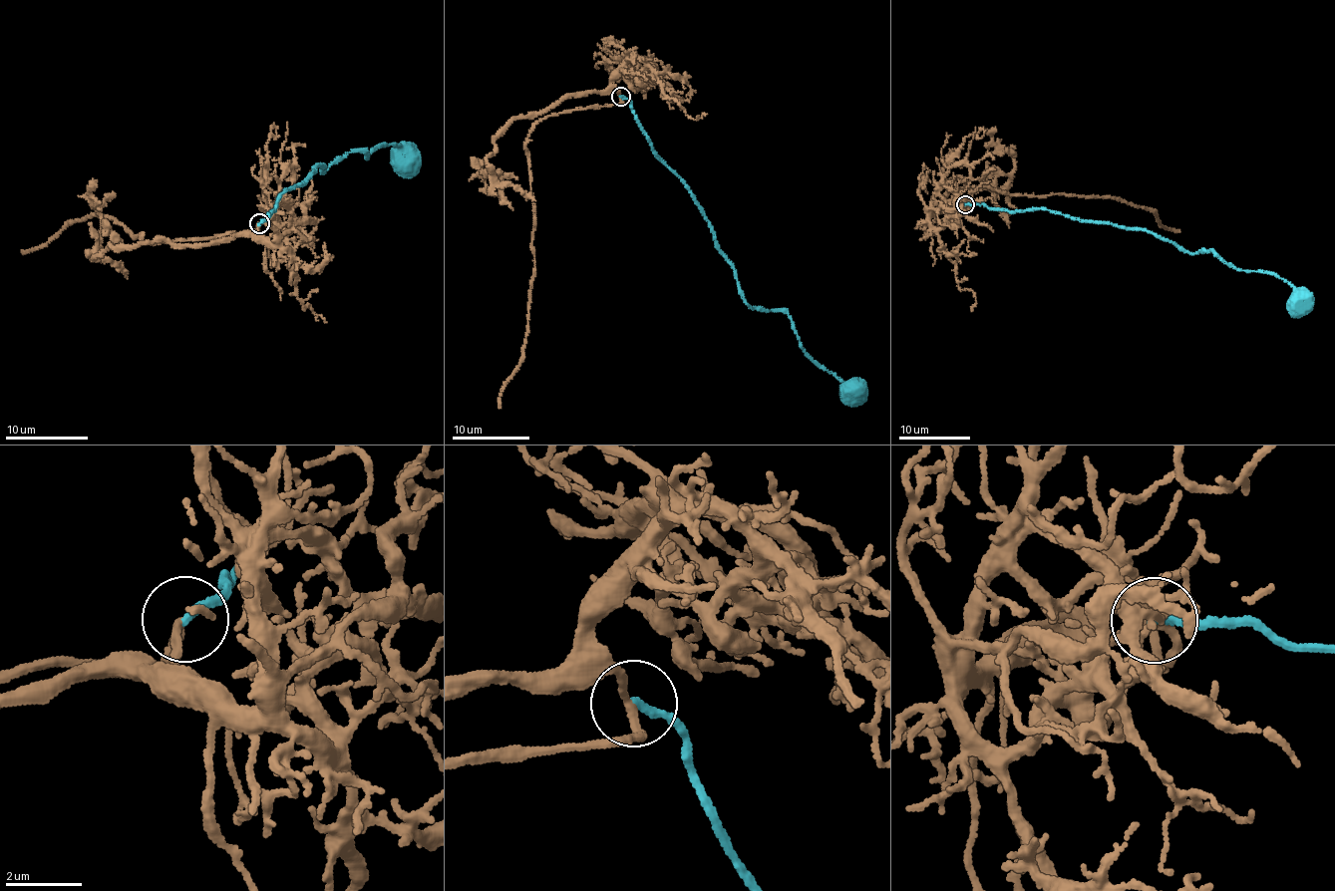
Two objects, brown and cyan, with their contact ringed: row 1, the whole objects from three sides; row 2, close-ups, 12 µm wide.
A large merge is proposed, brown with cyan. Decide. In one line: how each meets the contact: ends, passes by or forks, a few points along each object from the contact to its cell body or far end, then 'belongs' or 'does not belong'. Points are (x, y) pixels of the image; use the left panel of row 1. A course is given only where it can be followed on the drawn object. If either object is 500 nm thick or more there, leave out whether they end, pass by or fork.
brown passes by; cyan ends there; brown runs (260, 223), (253, 234), (150, 243), (132, 234), (113, 216), (98, 212), (71, 222), (29, 252), (21, 252); cyan runs (260, 223), (316, 163), (327, 170), (347, 152), (368, 158), (393, 144), (406, 158); does not belong

